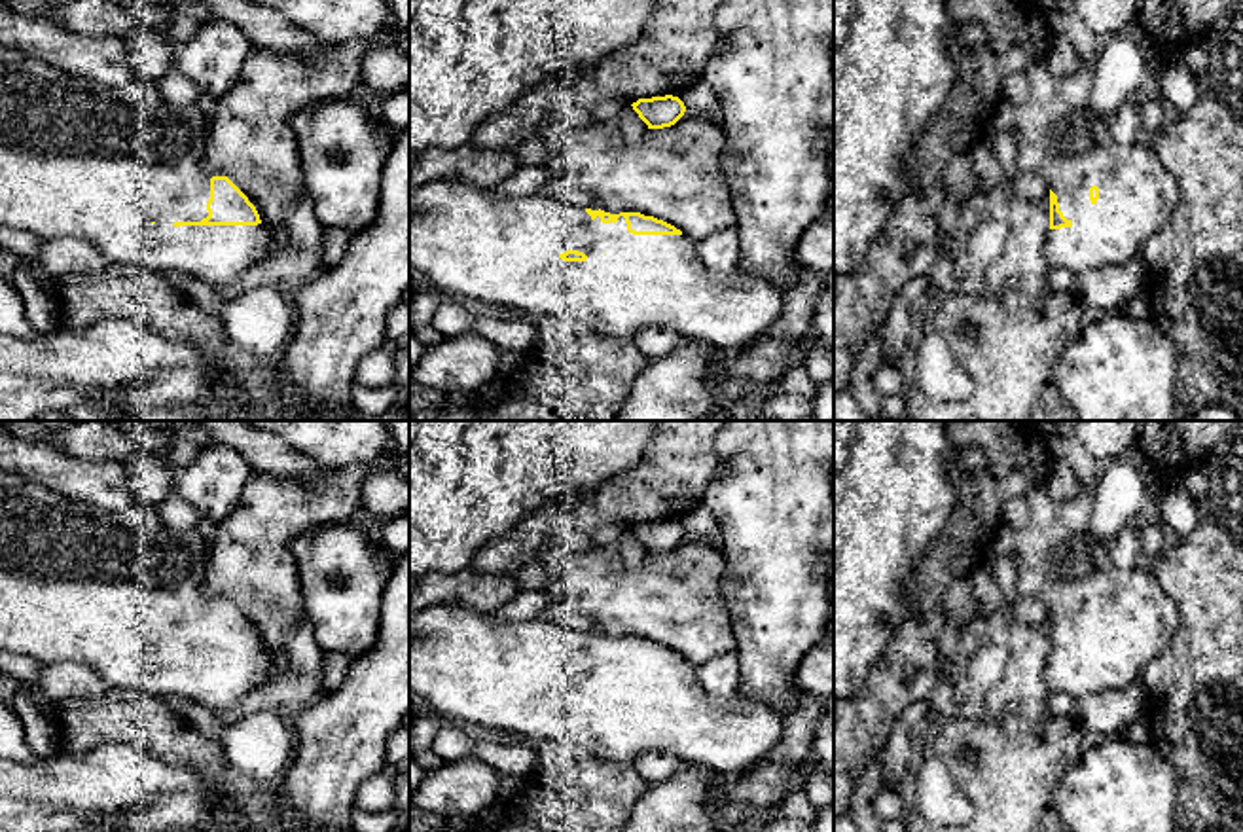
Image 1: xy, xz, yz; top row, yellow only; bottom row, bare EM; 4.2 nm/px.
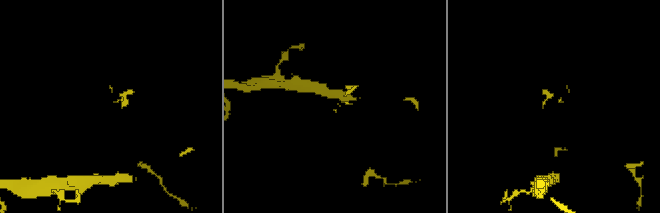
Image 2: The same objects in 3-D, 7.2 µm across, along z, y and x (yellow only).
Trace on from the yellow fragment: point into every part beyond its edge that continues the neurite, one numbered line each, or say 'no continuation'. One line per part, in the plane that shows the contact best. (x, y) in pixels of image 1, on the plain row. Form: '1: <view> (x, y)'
1: xy (80, 584)

